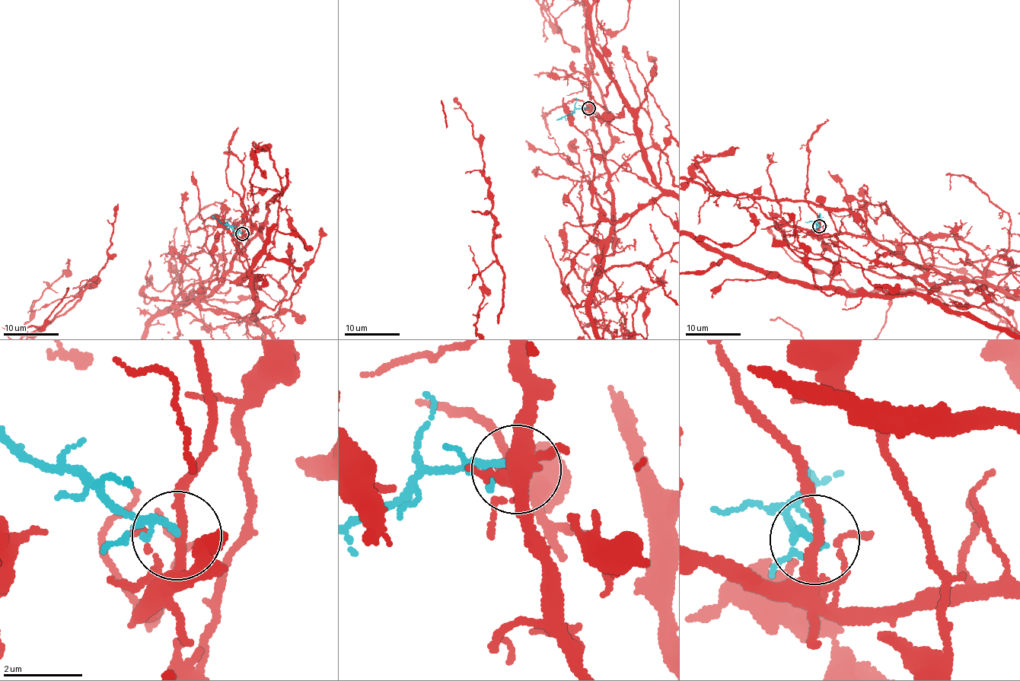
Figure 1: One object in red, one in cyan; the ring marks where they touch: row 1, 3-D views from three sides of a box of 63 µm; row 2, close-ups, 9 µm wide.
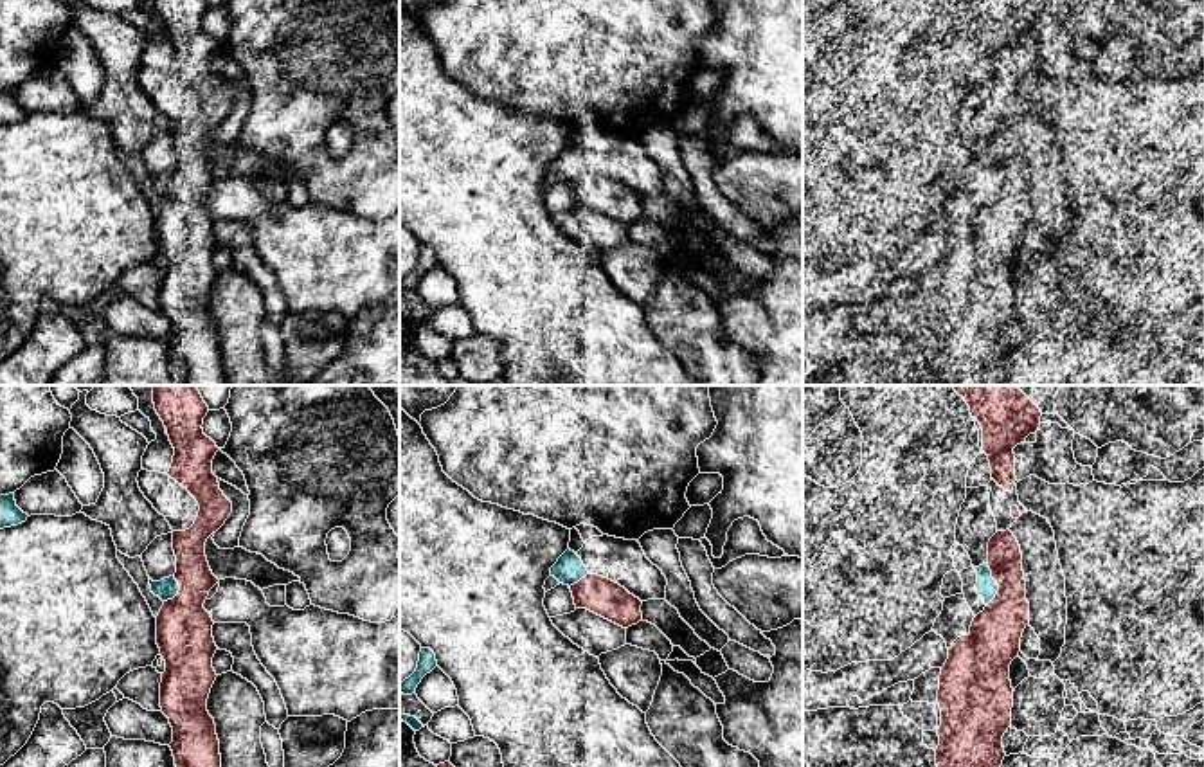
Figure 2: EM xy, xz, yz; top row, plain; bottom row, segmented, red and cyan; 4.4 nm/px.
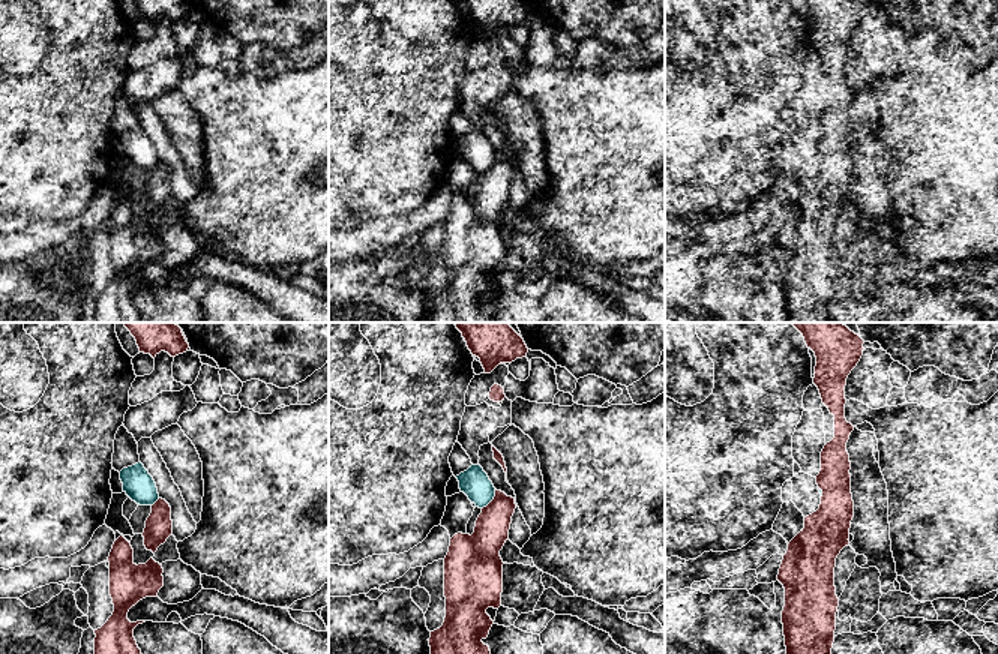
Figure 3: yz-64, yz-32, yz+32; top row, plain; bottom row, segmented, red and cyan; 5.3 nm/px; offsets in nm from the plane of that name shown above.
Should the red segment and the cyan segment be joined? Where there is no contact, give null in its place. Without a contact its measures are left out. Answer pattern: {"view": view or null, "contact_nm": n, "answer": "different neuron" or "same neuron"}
{"view": "yz", "contact_nm": 190, "answer": "different neuron"}

